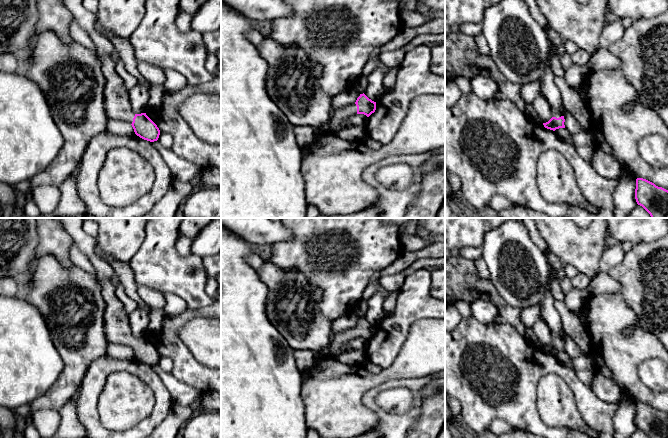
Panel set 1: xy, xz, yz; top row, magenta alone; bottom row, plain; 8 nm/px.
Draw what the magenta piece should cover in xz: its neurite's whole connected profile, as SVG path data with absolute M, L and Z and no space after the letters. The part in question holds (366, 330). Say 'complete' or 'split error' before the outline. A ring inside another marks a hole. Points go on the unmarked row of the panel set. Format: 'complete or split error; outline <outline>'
split error; outline M364 317L360 318L356 326L346 333L335 333L331 337L331 351L334 354L338 354L341 347L346 342L348 338L364 338L369 341L376 334L376 326L369 323Z

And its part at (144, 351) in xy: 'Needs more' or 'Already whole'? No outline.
Needs more

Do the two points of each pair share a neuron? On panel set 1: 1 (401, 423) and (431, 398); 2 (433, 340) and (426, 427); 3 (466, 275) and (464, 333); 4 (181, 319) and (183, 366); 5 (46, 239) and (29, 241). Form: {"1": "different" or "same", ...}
{"1": "different", "2": "different", "3": "different", "4": "same", "5": "different"}

